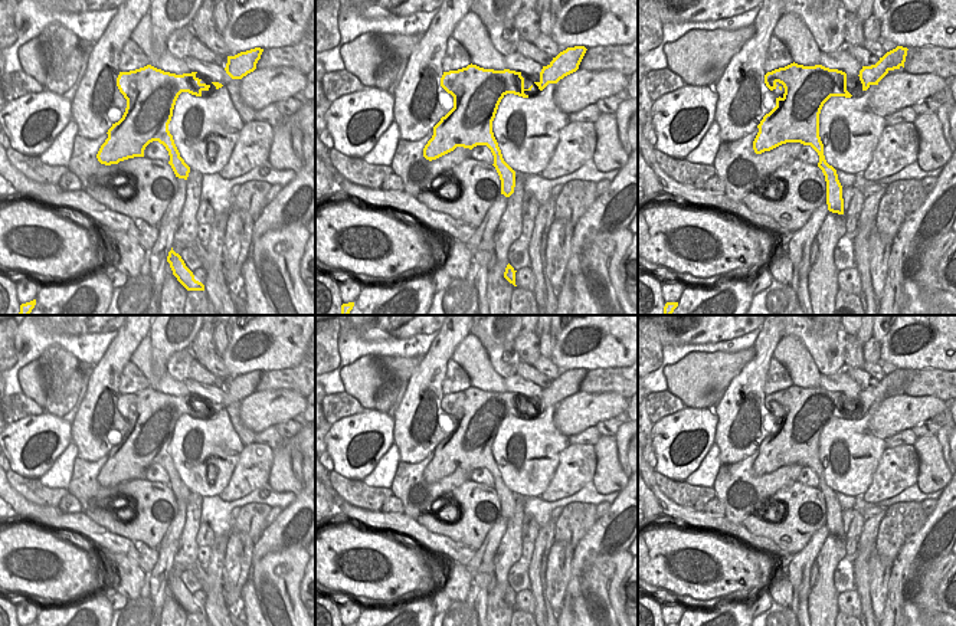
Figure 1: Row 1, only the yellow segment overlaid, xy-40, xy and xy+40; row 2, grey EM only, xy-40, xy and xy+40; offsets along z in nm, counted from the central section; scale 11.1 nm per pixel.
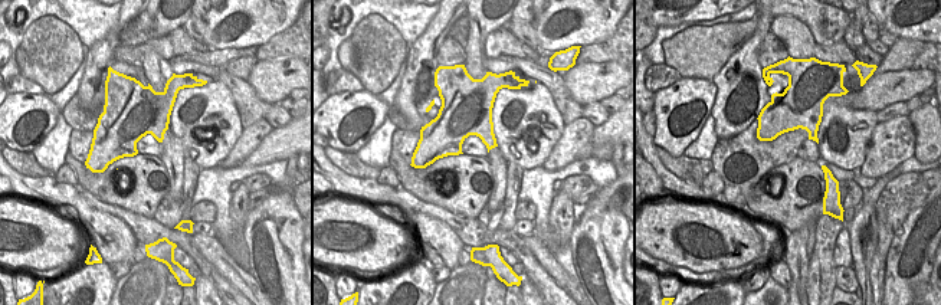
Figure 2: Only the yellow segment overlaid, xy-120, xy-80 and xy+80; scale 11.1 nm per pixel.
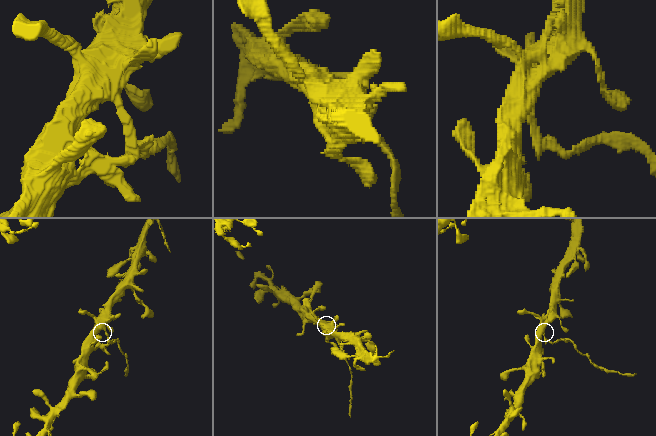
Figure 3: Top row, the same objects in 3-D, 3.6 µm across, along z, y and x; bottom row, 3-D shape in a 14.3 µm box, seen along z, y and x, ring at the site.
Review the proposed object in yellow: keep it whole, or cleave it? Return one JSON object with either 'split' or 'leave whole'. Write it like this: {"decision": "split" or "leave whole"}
{"decision": "split"}

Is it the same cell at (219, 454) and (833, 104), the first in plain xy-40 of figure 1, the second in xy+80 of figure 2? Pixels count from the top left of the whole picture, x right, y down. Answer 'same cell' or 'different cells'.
same cell

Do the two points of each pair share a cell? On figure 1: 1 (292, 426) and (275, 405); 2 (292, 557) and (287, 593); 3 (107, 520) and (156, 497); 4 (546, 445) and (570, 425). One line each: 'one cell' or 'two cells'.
1: two cells
2: one cell
3: one cell
4: two cells

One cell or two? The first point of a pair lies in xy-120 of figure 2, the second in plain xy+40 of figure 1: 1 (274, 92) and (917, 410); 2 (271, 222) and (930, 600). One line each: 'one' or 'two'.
1: one
2: one

